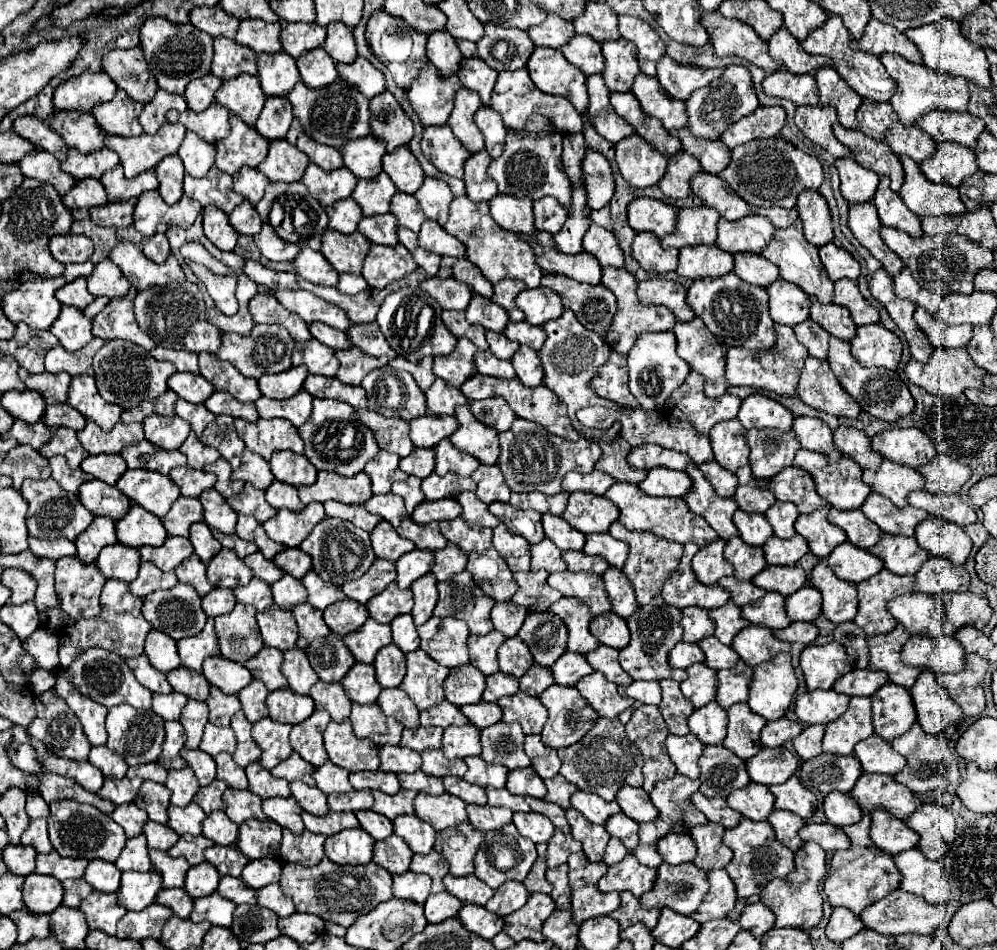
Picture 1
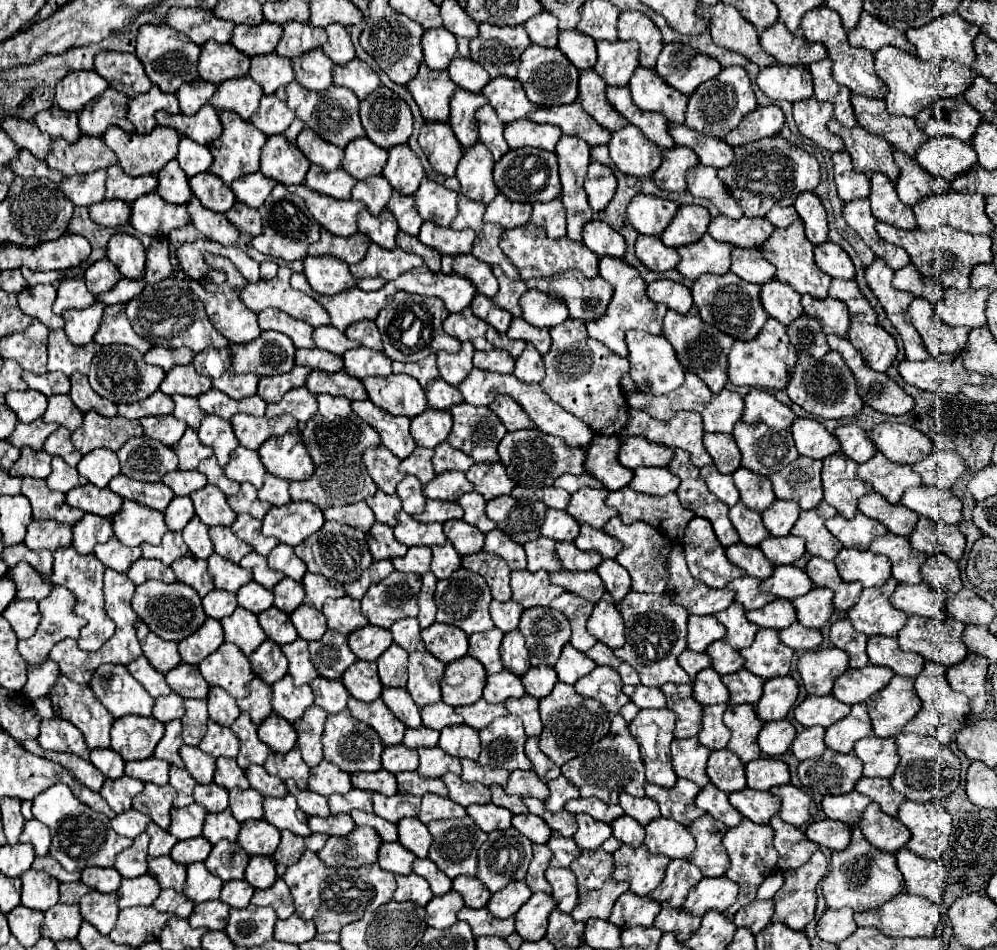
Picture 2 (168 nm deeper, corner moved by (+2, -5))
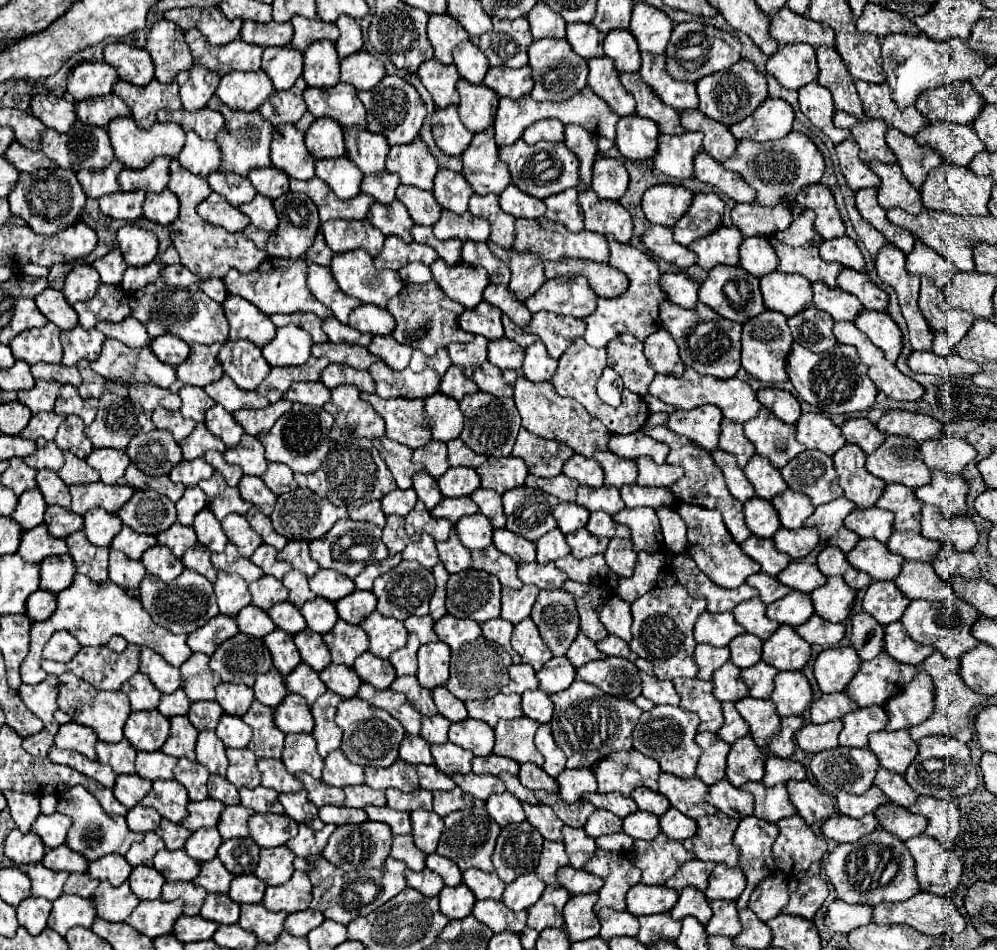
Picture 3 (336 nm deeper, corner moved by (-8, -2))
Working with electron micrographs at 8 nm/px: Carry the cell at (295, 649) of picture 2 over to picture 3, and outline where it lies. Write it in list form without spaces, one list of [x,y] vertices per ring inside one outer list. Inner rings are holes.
[[[305,628],[303,632],[295,634],[295,646],[301,652],[301,660],[309,664],[315,672],[321,672],[331,664],[331,654],[329,648],[323,644],[321,634]]]

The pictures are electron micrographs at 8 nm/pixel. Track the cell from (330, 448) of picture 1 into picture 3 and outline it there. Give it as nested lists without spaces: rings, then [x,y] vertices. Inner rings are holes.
[[[341,386],[331,390],[331,400],[323,406],[325,412],[335,416],[329,438],[337,444],[345,444],[355,438],[379,438],[385,436],[383,418],[359,398],[359,390],[353,386]]]

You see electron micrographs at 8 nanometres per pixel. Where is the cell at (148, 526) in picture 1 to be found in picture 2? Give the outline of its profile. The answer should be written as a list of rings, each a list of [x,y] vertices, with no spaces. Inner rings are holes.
[[[123,499],[121,511],[111,517],[111,525],[115,537],[127,547],[137,547],[141,543],[157,545],[167,531],[161,511],[143,507],[131,499]]]

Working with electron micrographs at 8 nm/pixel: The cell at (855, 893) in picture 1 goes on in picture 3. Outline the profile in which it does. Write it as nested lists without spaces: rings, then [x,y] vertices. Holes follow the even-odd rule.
[[[877,828],[875,832],[863,836],[859,842],[839,844],[829,854],[825,872],[835,886],[837,898],[847,904],[875,906],[879,902],[903,902],[919,892],[913,866],[915,864],[907,846],[883,828]]]

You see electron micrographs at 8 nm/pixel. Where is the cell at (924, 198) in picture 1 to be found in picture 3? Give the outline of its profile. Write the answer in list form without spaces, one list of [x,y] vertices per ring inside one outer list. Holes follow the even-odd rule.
[[[893,128],[887,132],[887,144],[895,152],[905,178],[915,188],[921,188],[925,178],[927,178],[927,174],[929,174],[925,170],[925,166],[923,166],[925,150],[911,136],[907,136],[907,134],[899,132],[899,130],[893,130]]]

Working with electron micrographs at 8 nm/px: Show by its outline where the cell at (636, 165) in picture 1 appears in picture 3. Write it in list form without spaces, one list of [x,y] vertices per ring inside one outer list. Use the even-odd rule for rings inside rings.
[[[633,114],[619,120],[615,144],[625,158],[641,162],[651,160],[655,156],[659,144],[657,138],[659,128],[653,124],[653,120]]]

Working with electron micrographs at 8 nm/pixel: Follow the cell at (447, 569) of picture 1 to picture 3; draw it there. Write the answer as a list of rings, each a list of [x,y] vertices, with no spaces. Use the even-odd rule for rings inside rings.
[[[453,530],[447,542],[437,542],[437,550],[439,550],[439,558],[445,564],[449,574],[455,572],[463,572],[467,568],[471,568],[471,550],[467,550],[459,538],[457,532]]]

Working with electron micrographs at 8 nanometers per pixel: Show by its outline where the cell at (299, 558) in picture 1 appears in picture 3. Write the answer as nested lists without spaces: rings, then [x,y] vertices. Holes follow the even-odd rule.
[[[289,542],[279,554],[279,560],[289,562],[295,570],[301,570],[305,576],[315,576],[319,570],[319,564],[315,560],[311,560],[309,550],[307,550],[307,542]]]

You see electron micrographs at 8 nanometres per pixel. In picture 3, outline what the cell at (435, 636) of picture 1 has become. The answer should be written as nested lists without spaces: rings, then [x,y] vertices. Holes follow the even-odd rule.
[[[445,614],[441,620],[435,622],[435,634],[441,642],[449,644],[451,650],[459,650],[465,642],[477,640],[481,636],[481,628],[473,620]]]

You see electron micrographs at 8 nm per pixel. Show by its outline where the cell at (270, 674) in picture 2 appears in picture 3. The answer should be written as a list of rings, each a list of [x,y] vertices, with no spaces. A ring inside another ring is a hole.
[[[277,628],[271,634],[267,634],[263,640],[265,640],[265,646],[269,648],[269,652],[273,656],[273,666],[281,672],[281,676],[291,674],[293,668],[301,662],[299,650],[293,642],[293,636]]]

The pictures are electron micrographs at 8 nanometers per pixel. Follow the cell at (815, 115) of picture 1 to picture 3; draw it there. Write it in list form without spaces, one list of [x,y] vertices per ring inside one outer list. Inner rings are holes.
[[[811,82],[799,90],[799,106],[801,112],[811,120],[811,124],[819,130],[823,130],[835,144],[851,138],[849,130],[841,130],[833,126],[833,114],[835,104],[831,98],[831,92],[823,88],[817,82]]]

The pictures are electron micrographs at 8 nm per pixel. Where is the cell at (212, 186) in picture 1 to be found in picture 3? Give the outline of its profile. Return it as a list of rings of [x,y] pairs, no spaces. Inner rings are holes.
[[[219,170],[211,172],[207,176],[207,182],[211,190],[221,194],[229,204],[235,204],[235,206],[251,202],[253,196],[257,194],[247,178],[235,176],[233,172],[219,172]]]

